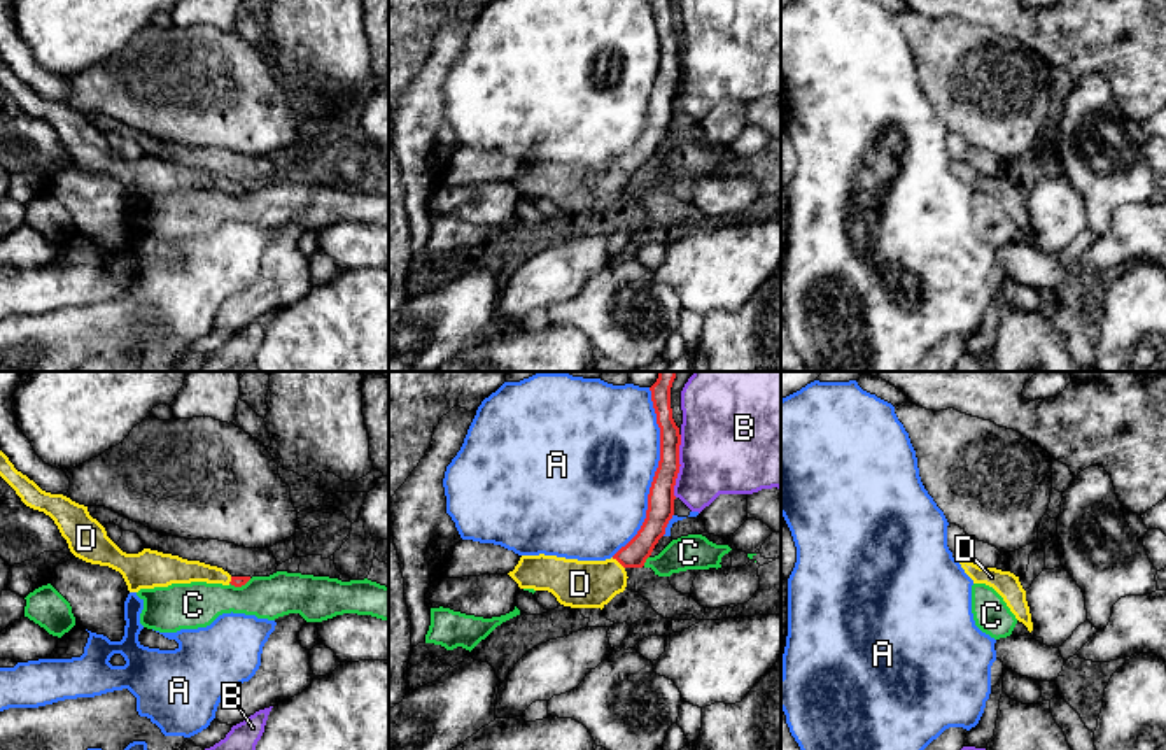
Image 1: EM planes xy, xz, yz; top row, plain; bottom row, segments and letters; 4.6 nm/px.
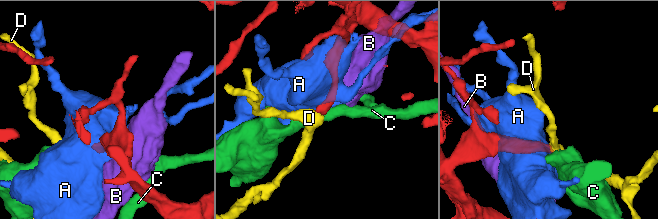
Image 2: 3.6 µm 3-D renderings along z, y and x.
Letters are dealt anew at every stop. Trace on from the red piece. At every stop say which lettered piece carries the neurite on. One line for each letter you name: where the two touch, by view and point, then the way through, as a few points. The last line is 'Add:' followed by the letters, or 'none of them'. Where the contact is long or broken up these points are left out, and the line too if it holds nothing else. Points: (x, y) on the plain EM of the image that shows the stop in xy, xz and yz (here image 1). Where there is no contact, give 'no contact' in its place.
D: xz (618, 169) | across xz (634, 162), (618, 169), (597, 190), (580, 191)
Add: D

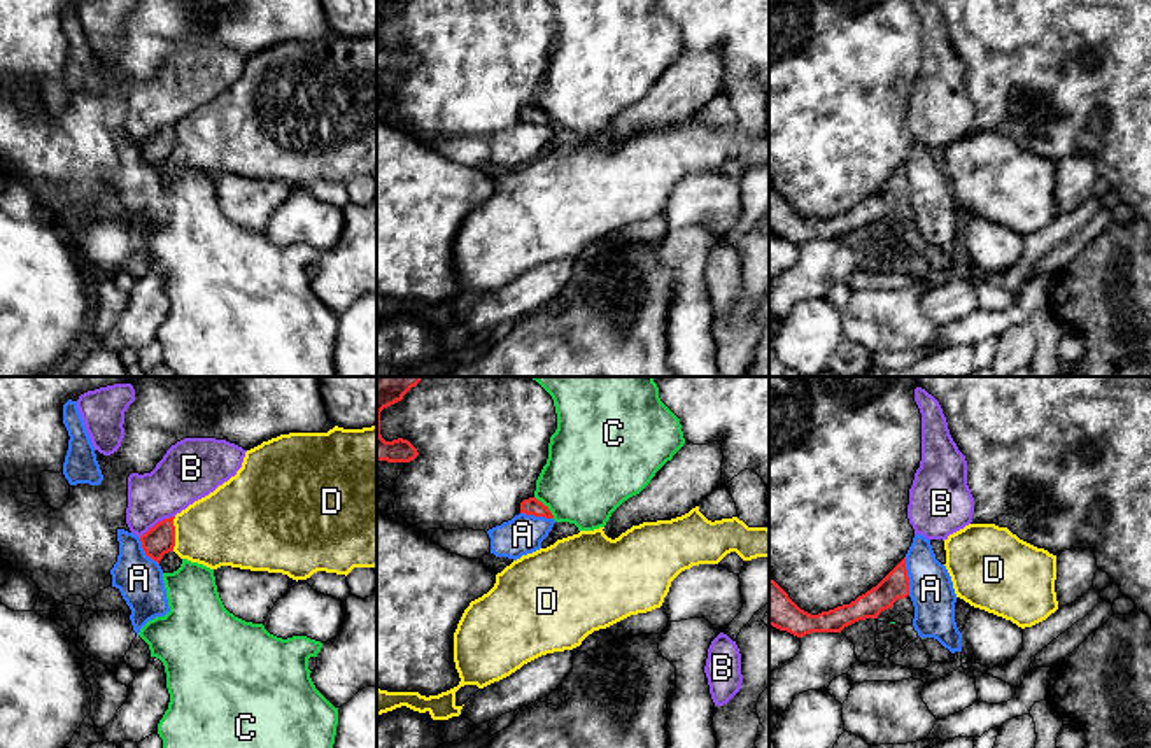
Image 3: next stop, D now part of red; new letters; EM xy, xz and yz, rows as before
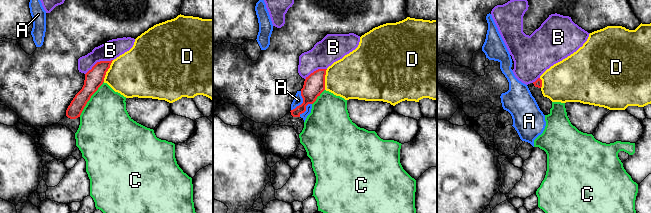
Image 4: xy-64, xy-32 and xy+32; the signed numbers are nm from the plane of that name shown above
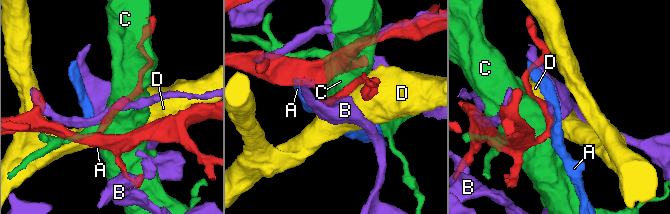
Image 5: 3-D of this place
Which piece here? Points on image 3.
Add: none of them

